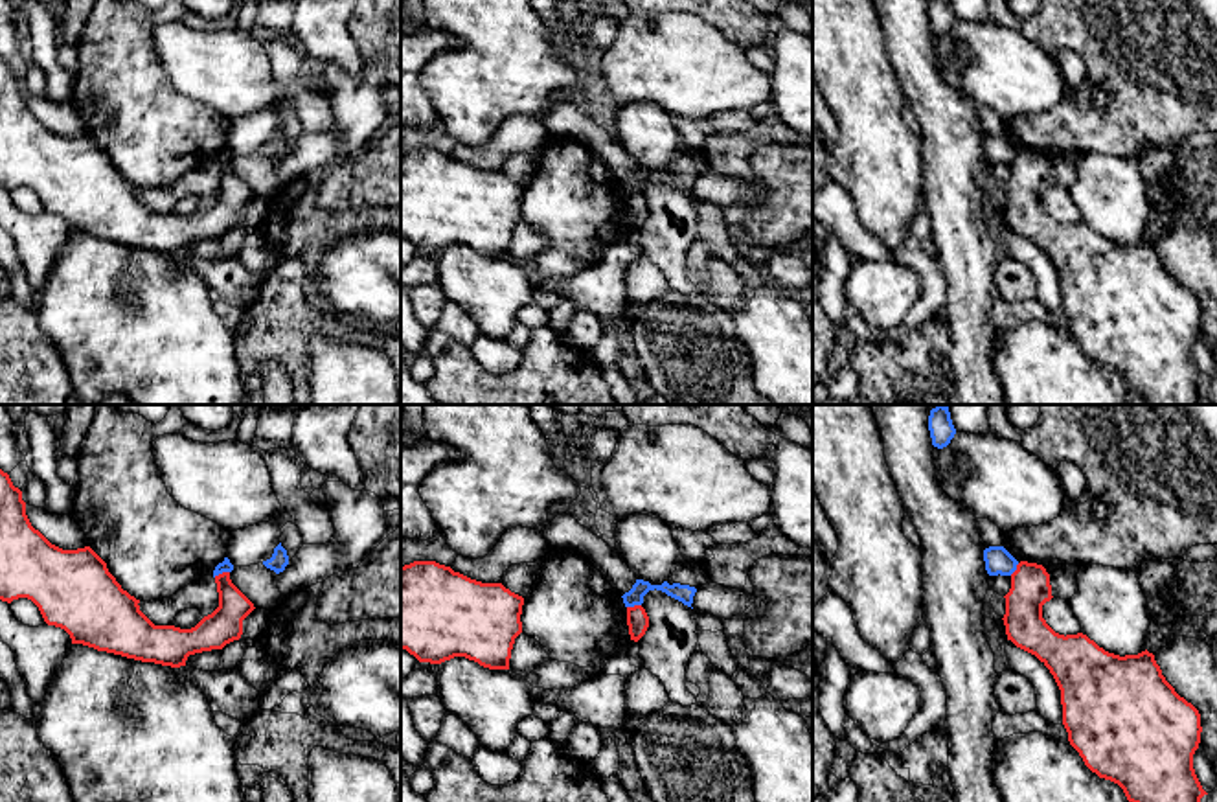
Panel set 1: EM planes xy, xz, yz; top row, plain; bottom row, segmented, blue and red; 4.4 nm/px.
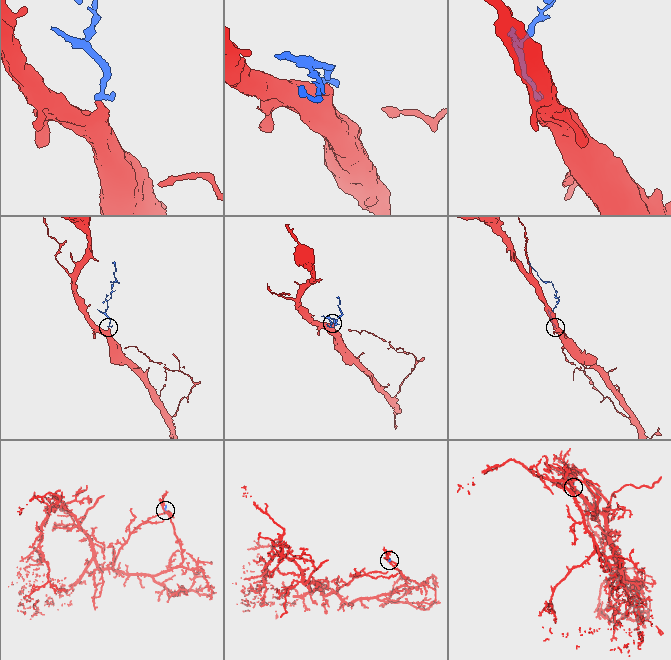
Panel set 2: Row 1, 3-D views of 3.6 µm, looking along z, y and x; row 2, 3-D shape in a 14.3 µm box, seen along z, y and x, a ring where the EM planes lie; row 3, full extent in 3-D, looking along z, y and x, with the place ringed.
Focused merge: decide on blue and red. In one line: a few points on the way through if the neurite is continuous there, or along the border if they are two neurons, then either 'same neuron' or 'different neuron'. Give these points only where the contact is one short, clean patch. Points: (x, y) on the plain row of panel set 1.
border xy (228, 159), (214, 164); different neuron

